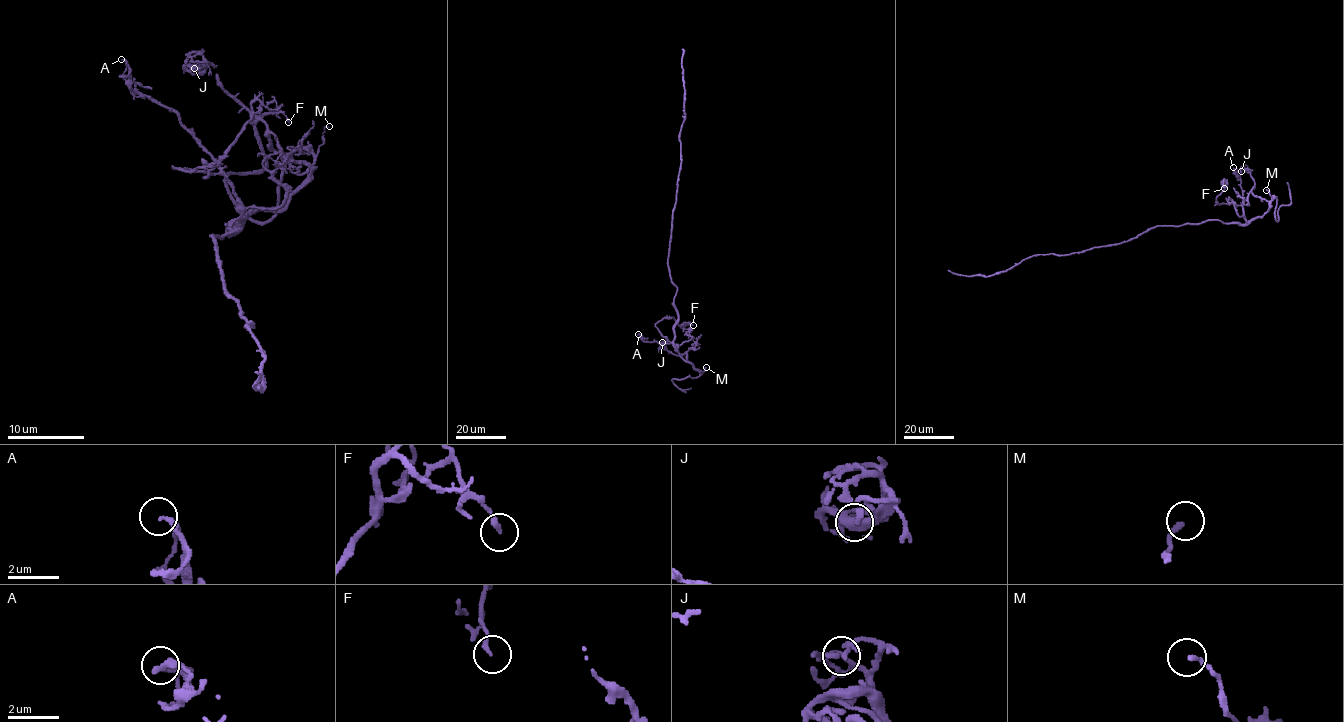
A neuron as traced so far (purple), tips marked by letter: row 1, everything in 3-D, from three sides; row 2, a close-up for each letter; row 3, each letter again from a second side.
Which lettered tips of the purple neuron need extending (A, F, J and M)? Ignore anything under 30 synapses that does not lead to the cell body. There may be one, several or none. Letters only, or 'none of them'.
none of them

